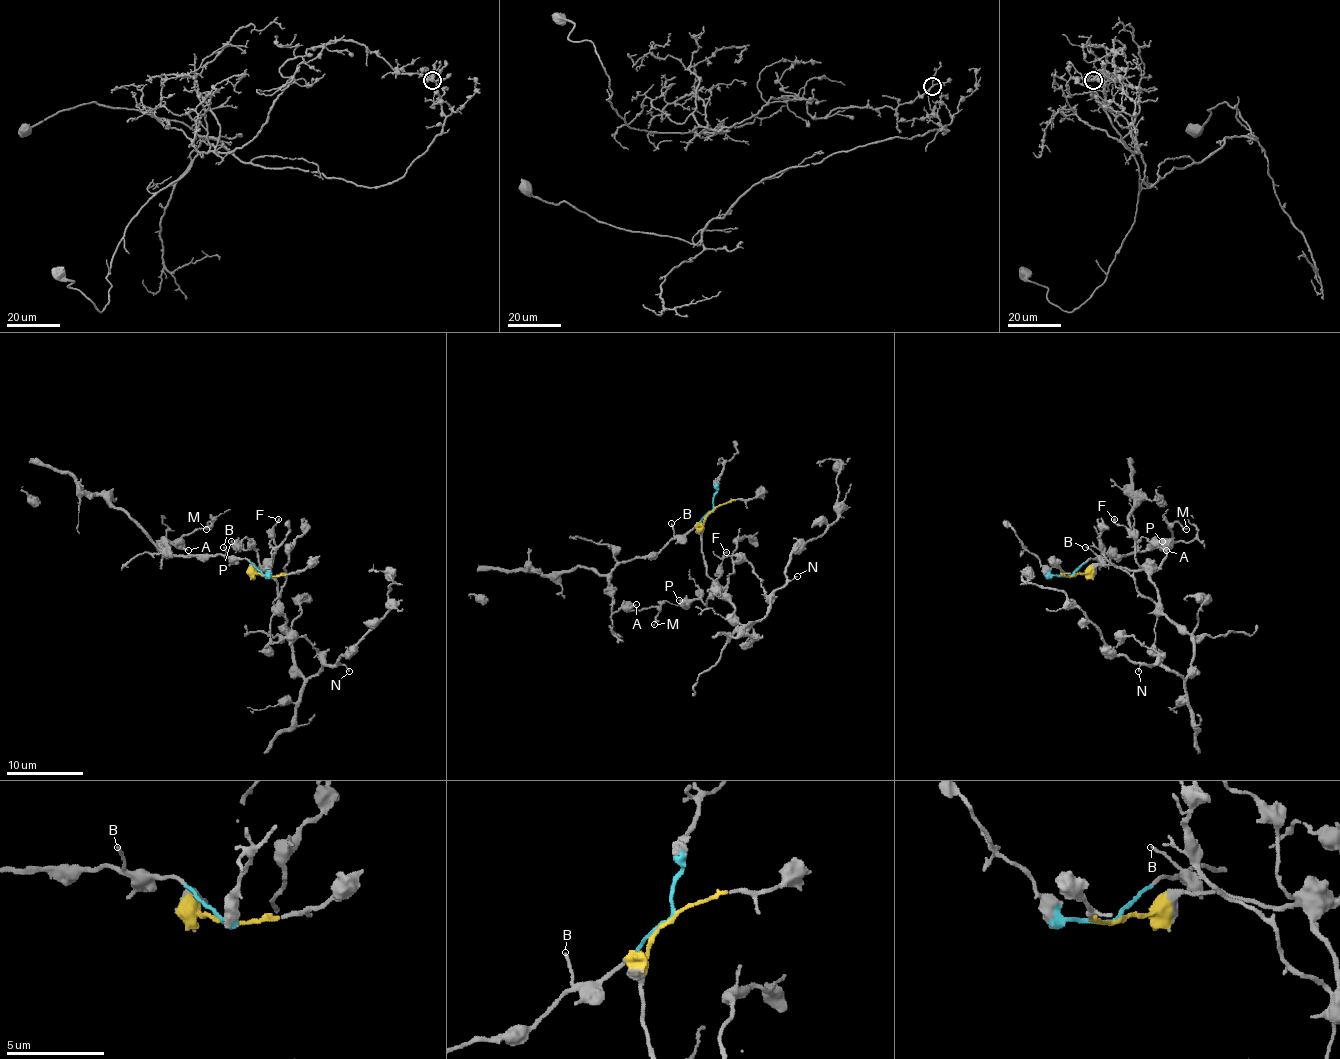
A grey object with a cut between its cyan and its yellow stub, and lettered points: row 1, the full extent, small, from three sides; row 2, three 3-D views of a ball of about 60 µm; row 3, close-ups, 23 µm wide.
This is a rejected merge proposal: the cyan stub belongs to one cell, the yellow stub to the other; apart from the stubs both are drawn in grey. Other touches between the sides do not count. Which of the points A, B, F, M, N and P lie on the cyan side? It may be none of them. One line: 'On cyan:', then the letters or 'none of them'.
On cyan: A, B, M

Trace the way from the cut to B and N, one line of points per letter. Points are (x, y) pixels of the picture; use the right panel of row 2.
B: (1071, 576), (1089, 559), (1096, 557), (1085, 547)
N: (1073, 576), (1098, 564), (1142, 570), (1158, 591), (1158, 607), (1190, 636), (1185, 678), (1156, 664), (1139, 670)

